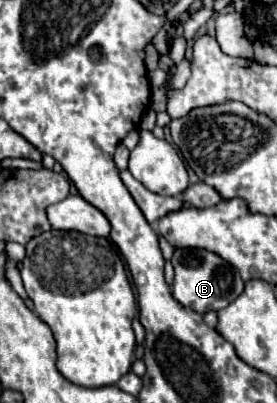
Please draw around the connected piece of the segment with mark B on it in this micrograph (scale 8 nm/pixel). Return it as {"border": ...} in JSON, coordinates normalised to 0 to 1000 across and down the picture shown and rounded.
{"border":[[[635,618],[621,638],[621,663],[628,663],[628,707],[621,707],[628,742],[650,747],[664,762],[700,767],[708,777],[809,767],[881,722],[881,697],[859,667],[845,667],[830,653],[816,653],[801,638],[758,623]]]}

